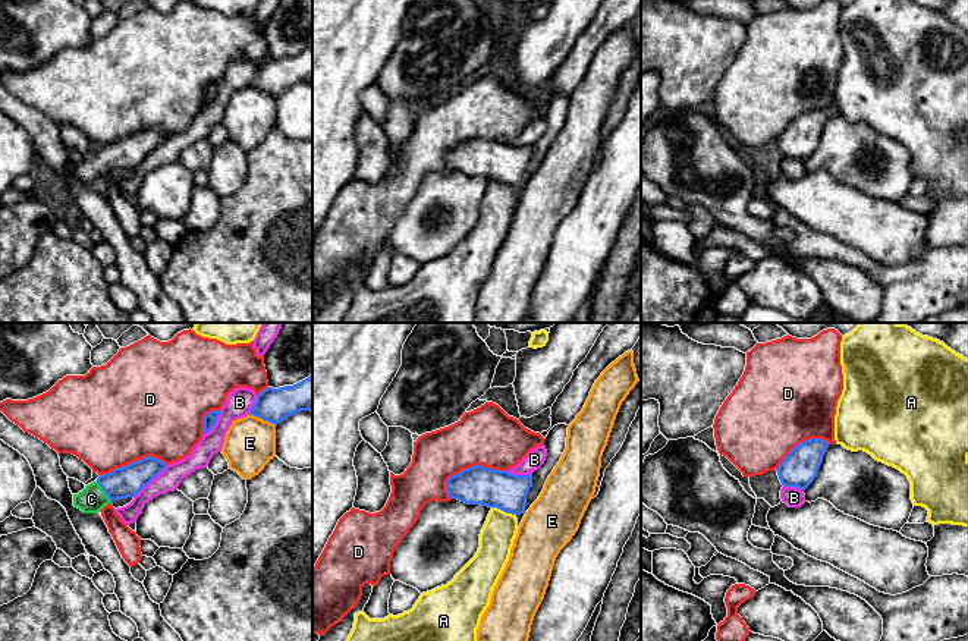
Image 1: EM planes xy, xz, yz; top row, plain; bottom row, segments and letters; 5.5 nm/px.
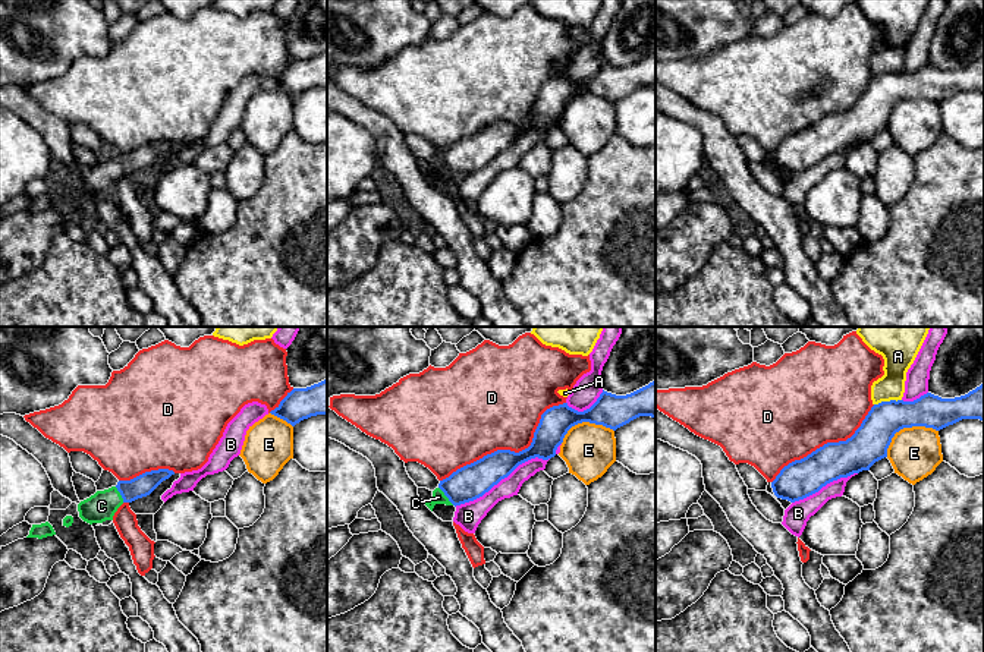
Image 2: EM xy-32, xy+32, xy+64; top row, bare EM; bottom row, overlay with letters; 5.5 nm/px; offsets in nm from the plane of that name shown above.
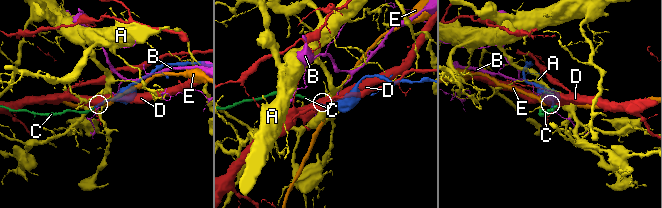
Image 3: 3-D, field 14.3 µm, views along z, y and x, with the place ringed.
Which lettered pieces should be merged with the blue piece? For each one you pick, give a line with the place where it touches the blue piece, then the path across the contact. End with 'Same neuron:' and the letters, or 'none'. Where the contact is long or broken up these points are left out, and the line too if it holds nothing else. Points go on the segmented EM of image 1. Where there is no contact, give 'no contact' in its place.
C: meets blue in xy at (104, 492); runs through xy (126, 481), (110, 486), (104, 492), (91, 499)
Same neuron: C

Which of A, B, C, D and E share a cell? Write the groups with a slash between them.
A / B / C / D / E

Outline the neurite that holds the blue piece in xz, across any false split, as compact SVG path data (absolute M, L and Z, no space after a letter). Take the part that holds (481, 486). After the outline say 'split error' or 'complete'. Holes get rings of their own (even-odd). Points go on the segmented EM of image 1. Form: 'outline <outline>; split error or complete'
outline M483 465L463 469L446 483L450 499L468 505L497 508L512 515L525 512L527 494L531 487L532 474L515 475Z; complete

